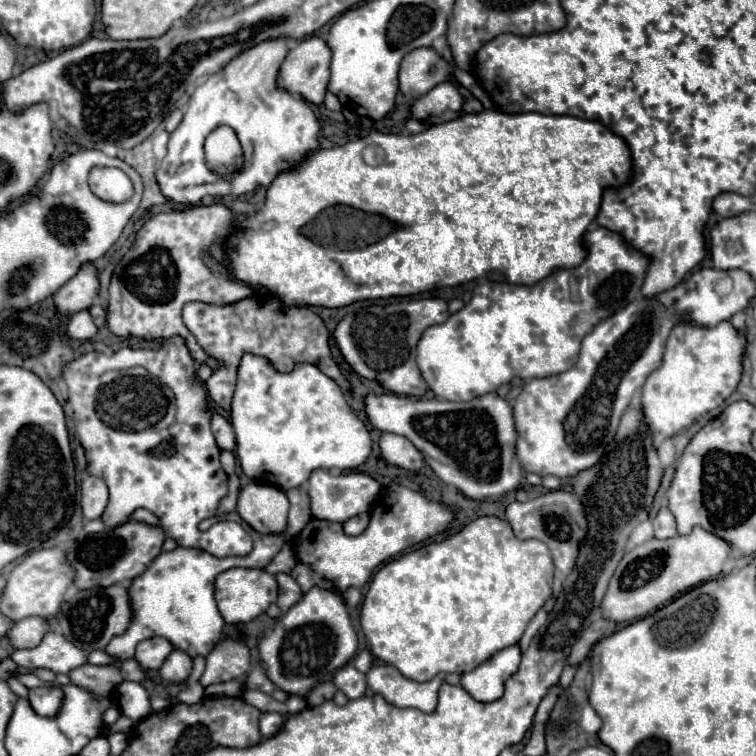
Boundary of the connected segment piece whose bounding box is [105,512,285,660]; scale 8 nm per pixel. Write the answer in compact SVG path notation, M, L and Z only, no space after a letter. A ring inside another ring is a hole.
M229 512L227 520L239 522L251 536L253 536L253 550L249 556L225 556L217 558L205 550L199 548L175 548L171 552L161 552L153 564L131 582L129 594L131 594L131 604L133 604L133 620L131 626L127 628L125 634L113 638L109 646L105 648L107 654L127 660L135 656L135 646L141 640L163 636L167 638L177 650L187 652L189 656L207 656L211 648L219 642L221 630L225 626L217 602L213 598L213 584L217 574L235 568L235 566L245 566L245 568L265 568L273 556L283 548L285 540L279 534L259 534L255 532L237 512Z

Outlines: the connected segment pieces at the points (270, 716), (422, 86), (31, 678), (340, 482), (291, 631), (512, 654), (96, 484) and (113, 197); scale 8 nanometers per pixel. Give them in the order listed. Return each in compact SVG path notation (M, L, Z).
M265 712L265 714L261 716L261 720L259 720L261 734L263 734L265 738L275 736L275 734L281 730L283 722L285 722L285 716L283 716L283 714L277 714L277 712Z
M417 48L403 58L399 70L399 90L403 96L415 100L417 96L423 96L441 82L453 82L457 86L463 86L471 90L471 94L485 108L493 106L485 90L477 86L471 72L455 68L453 64L443 60L433 48Z
M15 674L27 688L39 688L39 686L53 686L51 682L43 682L43 680L39 680L35 674Z
M315 470L307 482L307 492L311 496L311 512L319 520L329 520L329 522L345 522L357 514L369 512L371 504L379 496L381 484L371 478L369 474L363 472L349 472L341 476L331 476L327 470Z
M313 586L301 602L291 606L287 614L275 624L273 632L259 644L261 662L265 664L267 678L287 694L307 698L309 690L329 680L341 666L345 666L357 652L357 634L351 626L347 606L331 590Z
M519 646L503 648L483 664L479 664L471 672L461 674L461 686L477 700L477 702L495 702L505 692L505 682L519 670L521 652Z
M87 476L81 482L81 508L87 520L101 518L107 506L107 484L97 476Z
M95 168L89 176L89 186L97 198L111 204L125 202L133 196L133 184L119 168Z

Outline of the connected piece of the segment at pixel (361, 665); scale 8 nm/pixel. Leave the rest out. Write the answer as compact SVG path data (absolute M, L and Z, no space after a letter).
M361 650L361 652L355 656L353 664L355 664L355 668L357 668L357 670L367 672L367 670L371 668L371 660L373 660L373 656L369 654L369 650Z

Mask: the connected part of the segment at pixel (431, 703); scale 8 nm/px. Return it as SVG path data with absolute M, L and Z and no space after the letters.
M381 664L367 672L367 684L375 694L381 694L393 706L417 708L431 714L437 708L437 692L443 678L435 676L429 682L415 682L405 678L395 666Z

